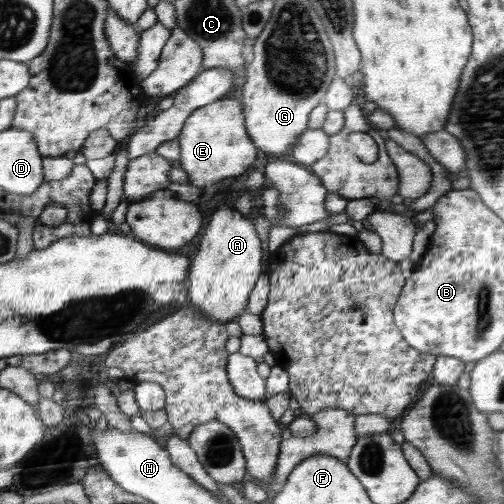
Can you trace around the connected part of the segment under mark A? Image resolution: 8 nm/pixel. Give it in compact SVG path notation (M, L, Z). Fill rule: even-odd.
M228 204L218 207L204 230L186 280L187 294L191 297L192 305L213 322L225 325L229 321L238 320L242 314L246 314L248 297L262 274L260 256L262 240L258 237L252 216L238 212L238 209L234 210Z

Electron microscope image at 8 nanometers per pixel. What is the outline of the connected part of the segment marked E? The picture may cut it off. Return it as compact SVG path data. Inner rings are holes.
M240 97L221 99L196 110L183 126L176 139L180 144L180 166L186 172L189 185L200 190L218 184L224 178L242 175L256 160L258 152L244 128L244 114Z

